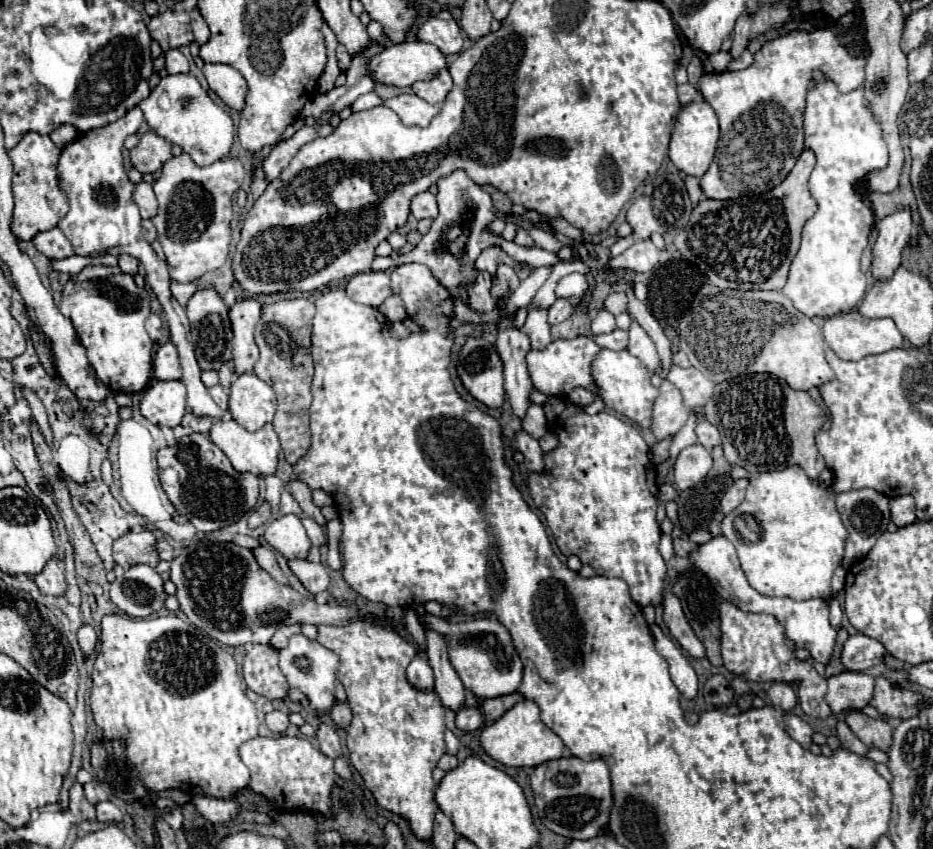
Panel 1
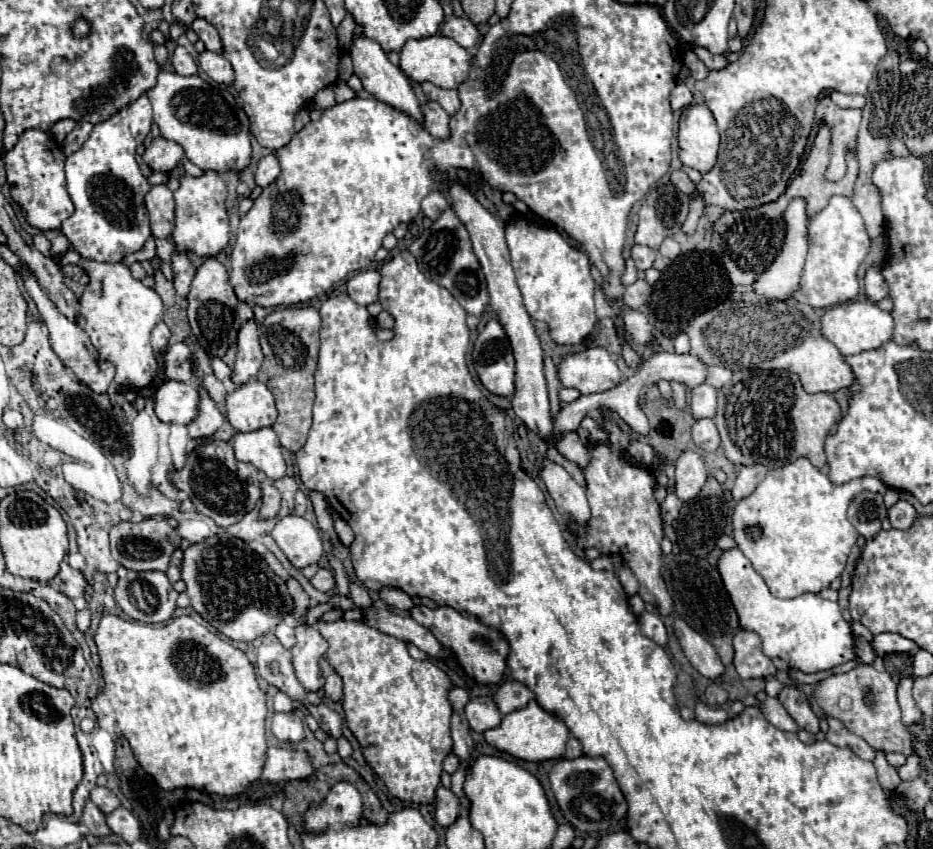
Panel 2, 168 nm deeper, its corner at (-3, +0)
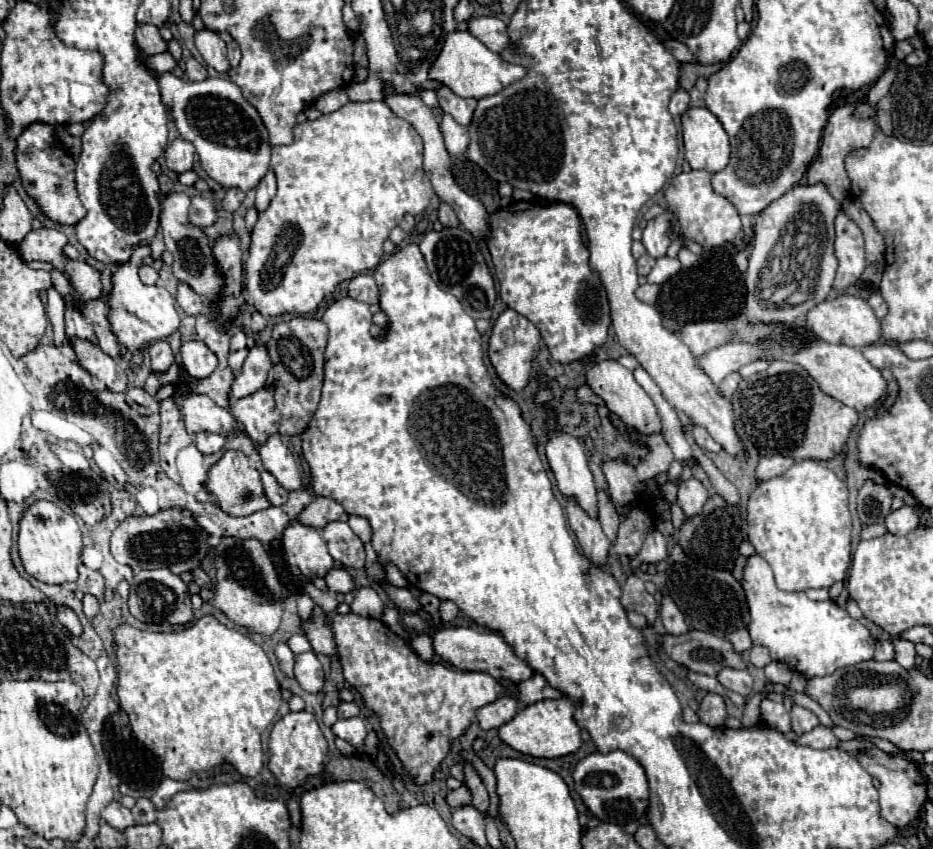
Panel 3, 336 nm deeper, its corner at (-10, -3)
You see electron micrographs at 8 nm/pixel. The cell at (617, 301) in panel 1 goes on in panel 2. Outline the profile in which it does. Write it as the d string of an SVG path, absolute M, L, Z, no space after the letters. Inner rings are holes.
M637 280L635 284L627 286L627 290L623 294L623 300L631 308L641 308L649 300L649 296L651 296L651 286L645 280Z

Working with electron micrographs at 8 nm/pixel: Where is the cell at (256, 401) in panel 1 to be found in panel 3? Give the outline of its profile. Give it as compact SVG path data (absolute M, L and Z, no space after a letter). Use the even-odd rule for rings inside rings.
M258 389L256 393L238 399L232 407L232 415L254 443L264 443L270 435L278 433L280 427L280 413L268 389Z

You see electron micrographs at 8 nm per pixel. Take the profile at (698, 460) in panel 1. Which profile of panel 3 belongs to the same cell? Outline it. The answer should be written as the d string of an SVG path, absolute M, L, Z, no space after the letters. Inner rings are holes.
M688 479L688 481L682 481L680 487L678 487L678 505L682 507L684 515L686 517L692 517L692 515L698 515L704 507L704 503L708 501L708 489L702 485L702 481L698 479Z

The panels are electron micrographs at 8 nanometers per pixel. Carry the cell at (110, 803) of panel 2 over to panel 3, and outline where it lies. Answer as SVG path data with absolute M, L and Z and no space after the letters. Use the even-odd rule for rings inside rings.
M120 801L108 803L108 805L104 807L104 811L102 811L102 819L104 819L106 823L110 823L112 827L120 829L120 831L124 831L126 827L134 825L134 817L132 817L130 809L126 809Z

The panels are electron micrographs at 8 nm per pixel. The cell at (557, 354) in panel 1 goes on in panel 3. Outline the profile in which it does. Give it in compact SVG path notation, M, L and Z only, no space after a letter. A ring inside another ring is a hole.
M606 359L606 361L598 361L592 369L586 371L586 385L604 399L604 403L608 405L608 409L618 415L628 427L636 427L640 433L652 435L652 433L660 433L662 425L660 425L660 417L656 411L654 401L650 399L650 395L640 387L640 383L634 379L632 371L628 371L626 367L622 367L618 361L614 359Z

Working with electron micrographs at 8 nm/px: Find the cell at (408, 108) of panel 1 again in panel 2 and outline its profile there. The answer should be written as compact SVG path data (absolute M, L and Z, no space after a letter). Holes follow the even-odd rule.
M427 102L423 106L423 114L425 114L425 128L429 130L429 134L439 140L447 140L449 138L449 114L437 102Z

